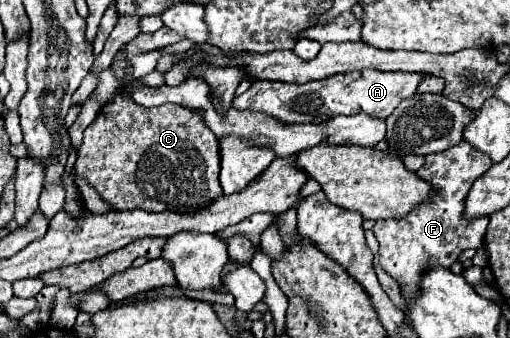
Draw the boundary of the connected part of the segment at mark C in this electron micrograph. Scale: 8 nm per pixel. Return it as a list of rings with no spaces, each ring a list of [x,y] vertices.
[[[117,96],[113,102],[105,104],[101,108],[99,116],[85,128],[83,144],[79,148],[77,162],[75,162],[75,170],[77,170],[79,176],[87,178],[95,186],[95,190],[103,196],[103,200],[115,206],[115,210],[141,208],[141,210],[147,210],[147,212],[165,212],[165,210],[171,210],[171,212],[195,212],[195,210],[205,208],[211,200],[215,200],[217,196],[223,194],[221,184],[219,184],[219,142],[217,142],[217,136],[205,126],[205,122],[201,120],[201,116],[197,112],[193,112],[189,108],[181,108],[177,104],[163,104],[163,106],[155,106],[155,108],[145,108],[145,106],[139,106],[133,100],[125,98],[125,96]]]

